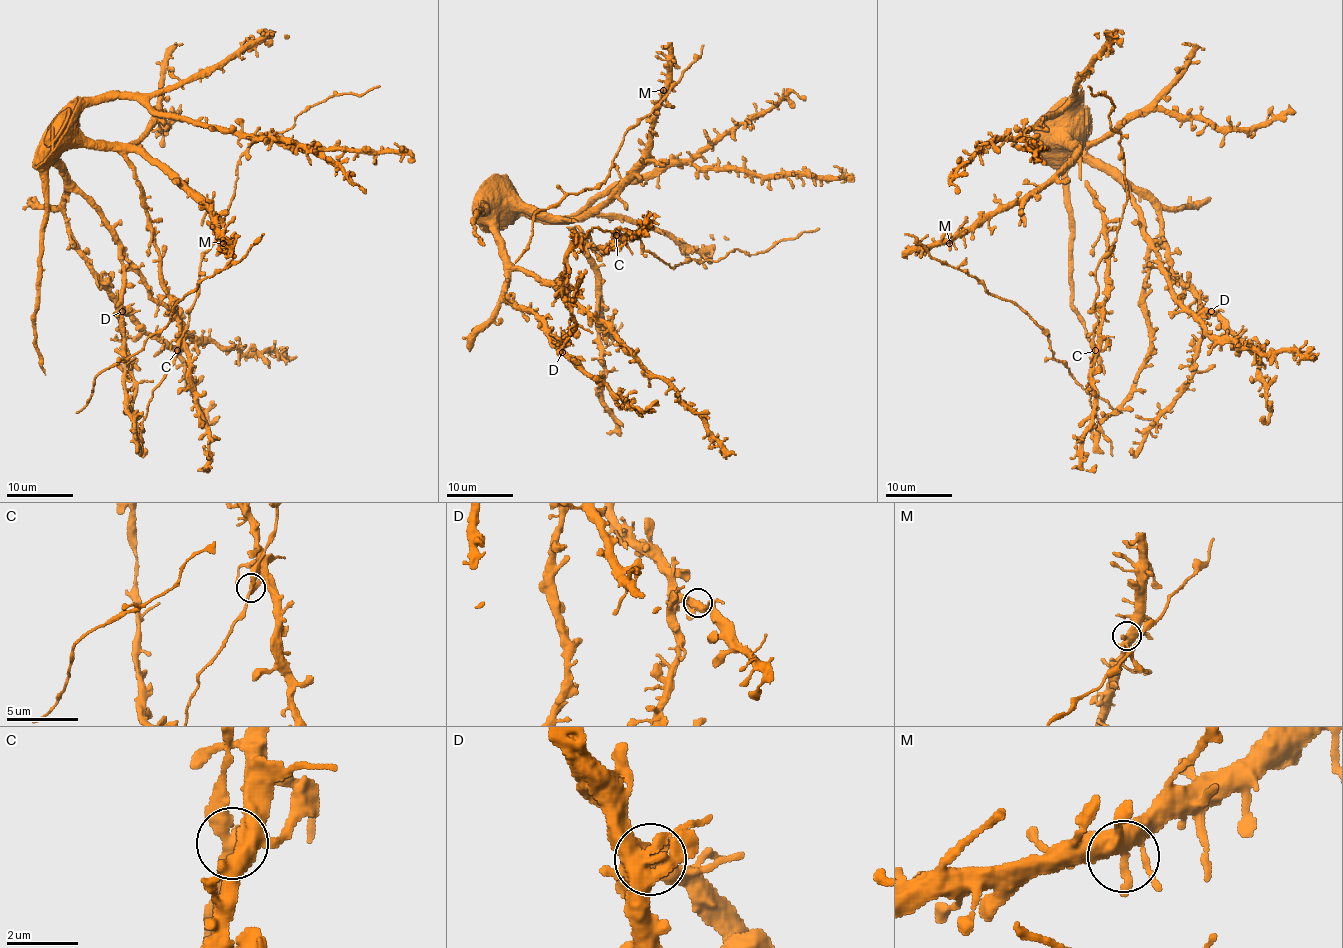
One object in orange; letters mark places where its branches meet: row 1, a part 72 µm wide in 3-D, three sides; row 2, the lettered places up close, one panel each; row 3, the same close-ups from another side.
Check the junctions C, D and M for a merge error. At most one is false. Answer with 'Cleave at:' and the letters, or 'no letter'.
Cleave at: no letter

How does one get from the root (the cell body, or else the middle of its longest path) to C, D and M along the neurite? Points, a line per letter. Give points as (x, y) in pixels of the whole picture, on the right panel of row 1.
C: (1060, 167), (1108, 170), (1148, 245), (1150, 357), (1098, 427), (1103, 437), (1087, 389), (1095, 351)
D: (1060, 167), (1088, 160), (1102, 170), (1115, 170), (1133, 185), (1156, 212), (1170, 270), (1211, 311)
M: (1060, 167), (1064, 147), (1074, 147), (1077, 152), (1049, 180), (1011, 207), (986, 213), (949, 243)

